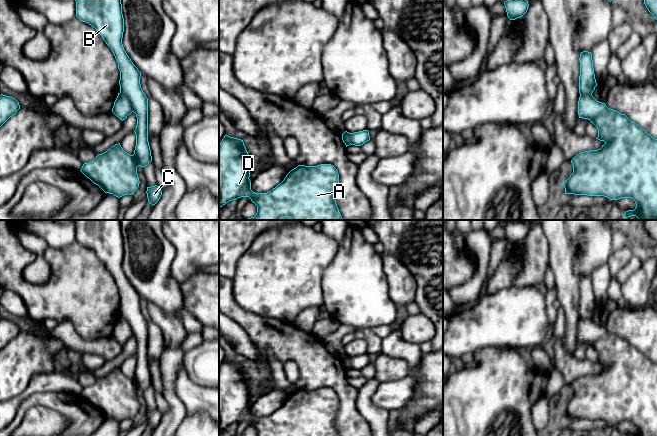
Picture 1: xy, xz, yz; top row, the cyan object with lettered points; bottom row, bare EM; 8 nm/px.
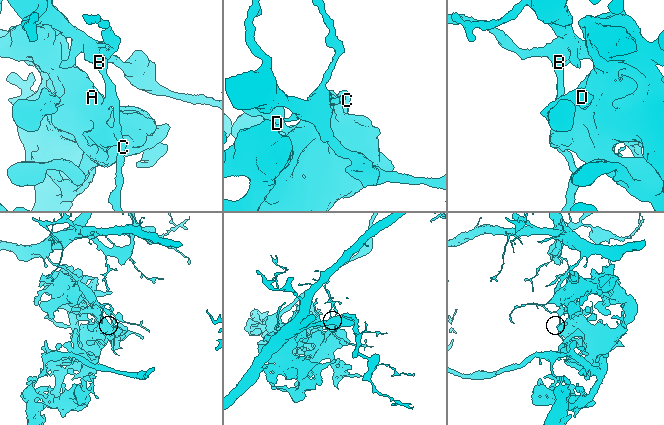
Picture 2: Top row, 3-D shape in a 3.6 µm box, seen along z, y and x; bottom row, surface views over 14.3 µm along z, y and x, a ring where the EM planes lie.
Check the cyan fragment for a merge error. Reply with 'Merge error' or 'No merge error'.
Merge error

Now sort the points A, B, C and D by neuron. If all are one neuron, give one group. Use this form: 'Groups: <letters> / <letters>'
Groups: A D / B C

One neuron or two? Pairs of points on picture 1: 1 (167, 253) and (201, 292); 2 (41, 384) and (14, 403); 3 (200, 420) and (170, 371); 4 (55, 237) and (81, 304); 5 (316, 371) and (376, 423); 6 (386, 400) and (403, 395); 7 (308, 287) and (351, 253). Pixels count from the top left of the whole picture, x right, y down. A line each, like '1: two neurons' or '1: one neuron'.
1: two neurons
2: one neuron
3: two neurons
4: two neurons
5: two neurons
6: one neuron
7: two neurons

